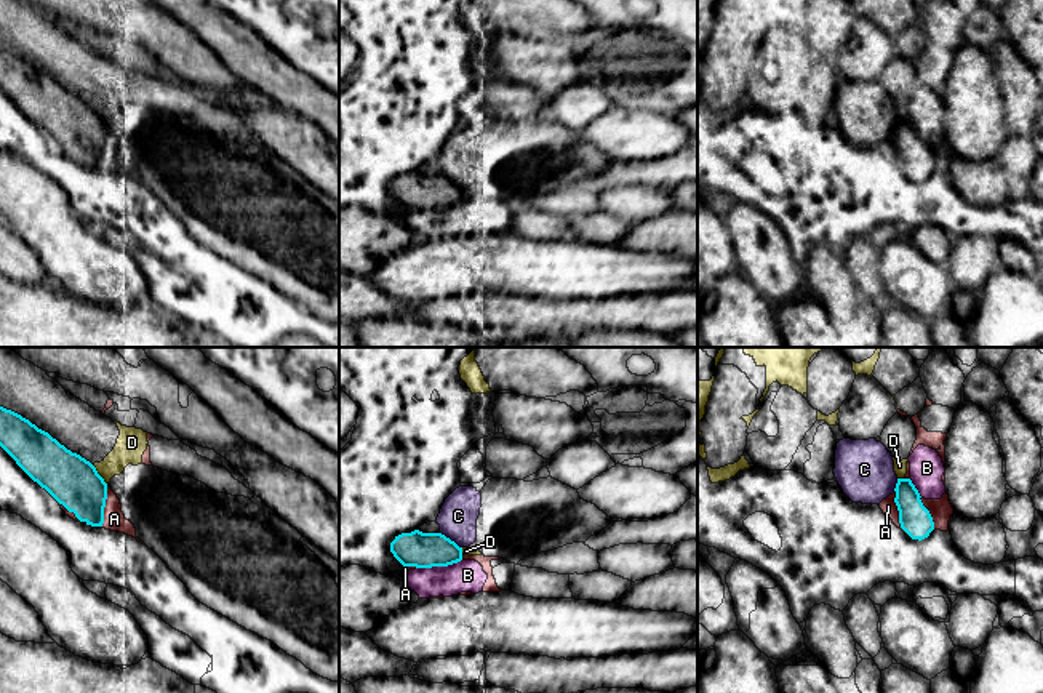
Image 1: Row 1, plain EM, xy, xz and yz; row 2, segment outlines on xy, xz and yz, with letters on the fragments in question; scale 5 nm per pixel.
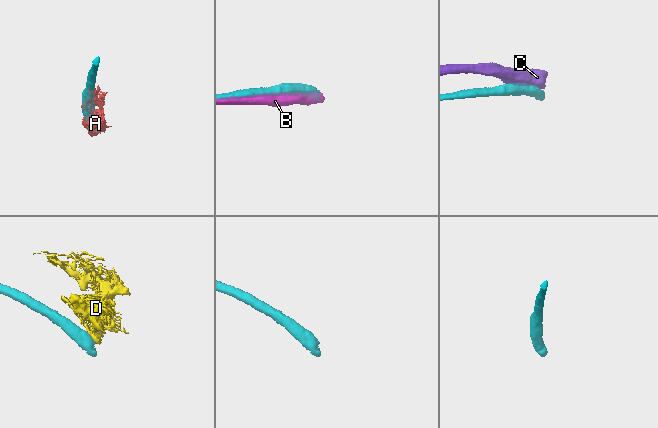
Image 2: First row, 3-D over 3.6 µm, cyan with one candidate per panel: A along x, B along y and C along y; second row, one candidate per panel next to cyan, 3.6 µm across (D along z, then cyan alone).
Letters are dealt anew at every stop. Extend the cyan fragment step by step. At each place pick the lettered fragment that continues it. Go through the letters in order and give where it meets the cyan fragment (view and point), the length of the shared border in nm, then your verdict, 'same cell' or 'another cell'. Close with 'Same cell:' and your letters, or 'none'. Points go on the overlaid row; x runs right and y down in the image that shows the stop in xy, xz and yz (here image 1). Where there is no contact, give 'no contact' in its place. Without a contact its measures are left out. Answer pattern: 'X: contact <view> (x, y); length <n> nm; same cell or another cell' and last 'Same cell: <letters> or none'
A: contact xy (104, 506); length 220 nm; same cell
B: contact xz (439, 565); length 240 nm; another cell
C: contact xz (450, 540); length 140 nm; another cell
D: contact xy (98, 474); length 130 nm; another cell
Same cell: A

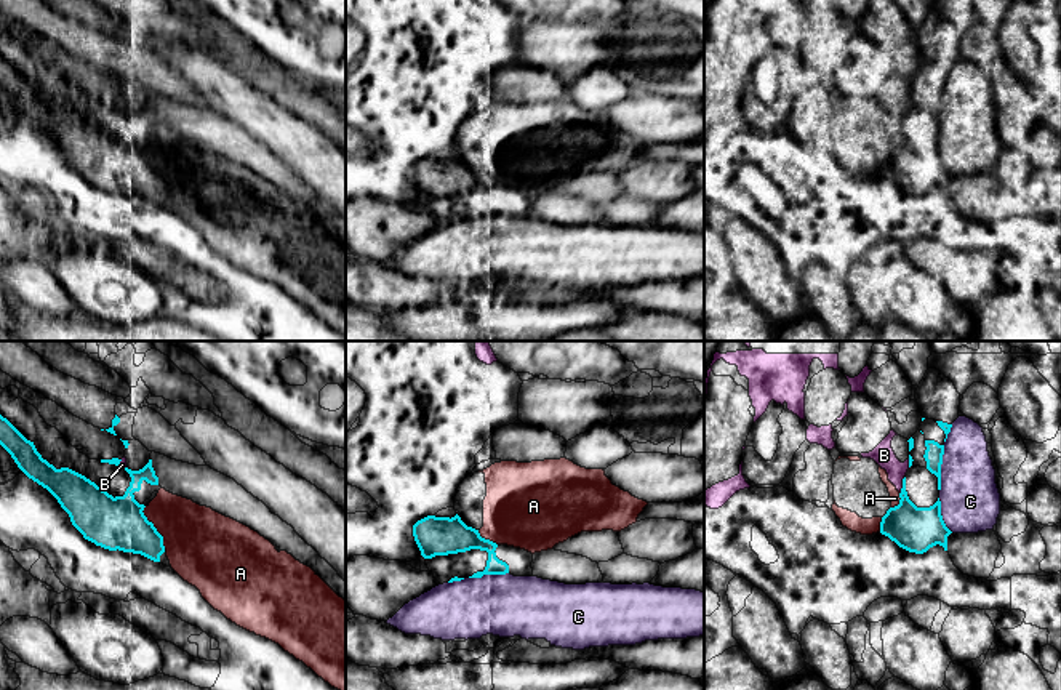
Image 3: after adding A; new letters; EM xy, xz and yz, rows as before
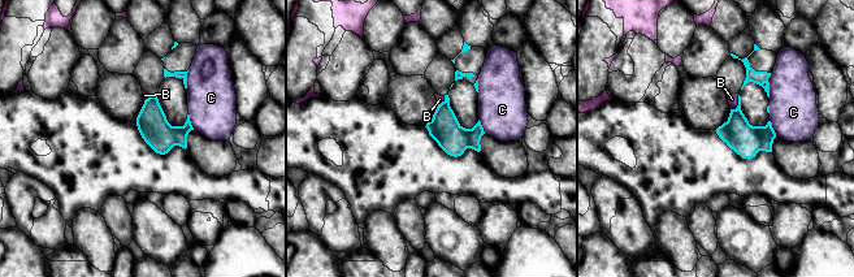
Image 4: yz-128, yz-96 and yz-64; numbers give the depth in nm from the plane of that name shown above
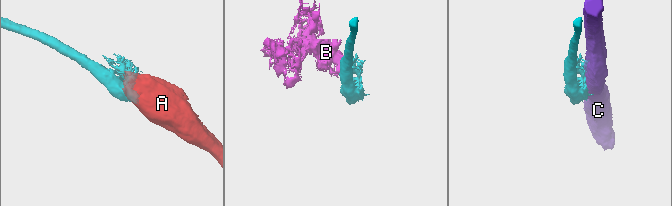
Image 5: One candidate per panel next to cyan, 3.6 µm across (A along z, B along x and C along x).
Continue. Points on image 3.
A: contact xy (154, 527); length 240 nm; another cell
B: contact yz (903, 485); length 90 nm; another cell
C: contact yz (940, 468); length 240 nm; another cell
Same cell: none

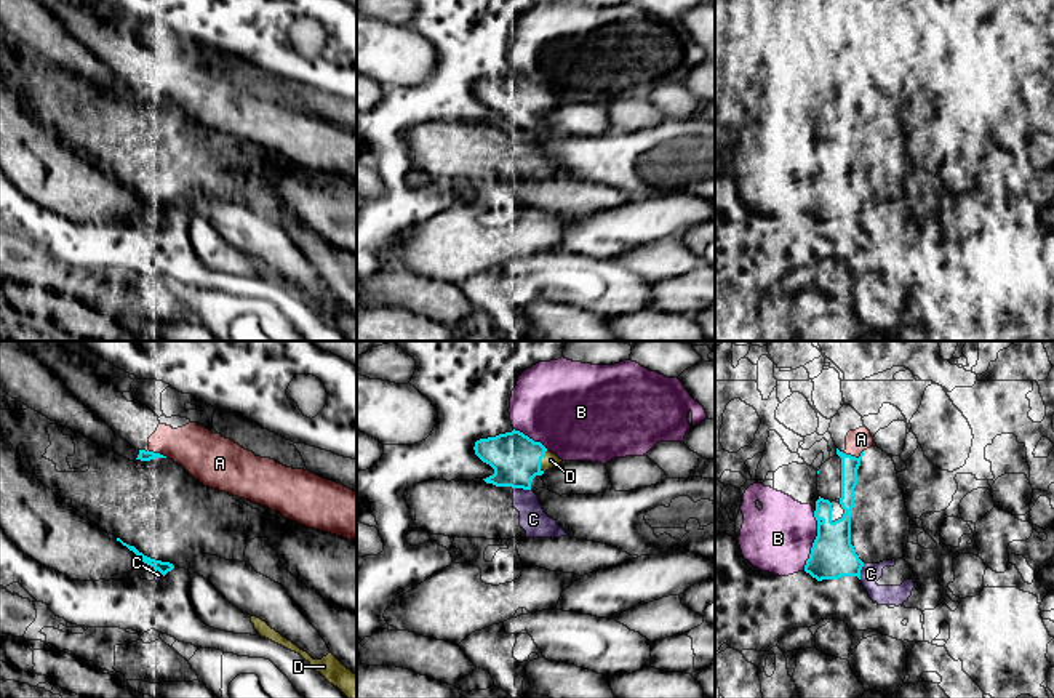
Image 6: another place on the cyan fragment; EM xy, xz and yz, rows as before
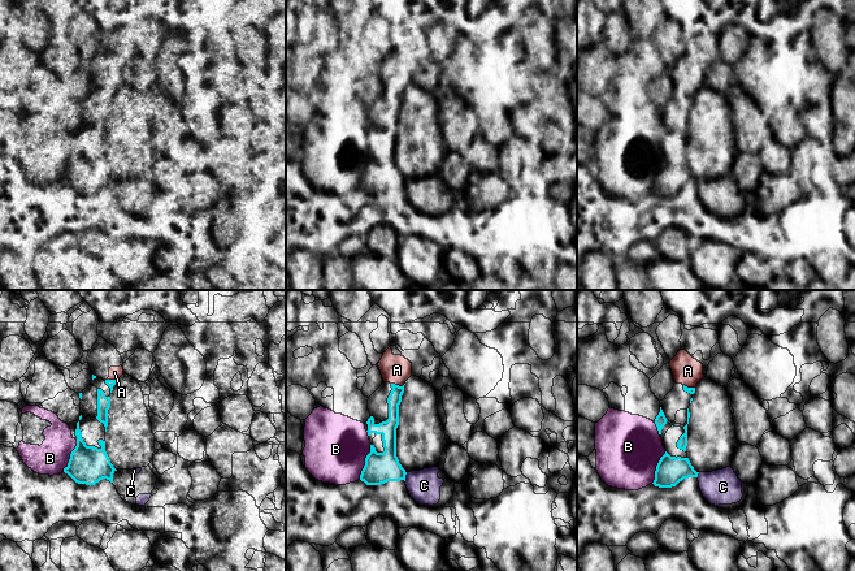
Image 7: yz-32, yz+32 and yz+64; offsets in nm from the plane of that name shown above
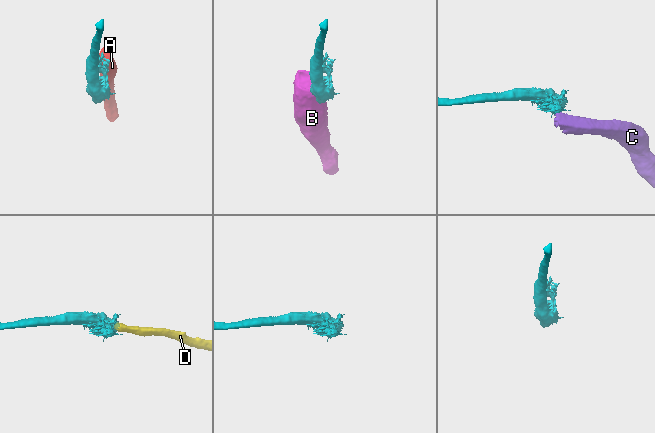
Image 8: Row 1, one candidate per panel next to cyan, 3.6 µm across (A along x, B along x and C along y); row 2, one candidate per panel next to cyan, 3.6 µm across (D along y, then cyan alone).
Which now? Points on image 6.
A: contact yz (853, 457); length 120 nm; another cell
B: contact yz (814, 541); length 300 nm; another cell
C: contact xz (522, 487); length 90 nm; another cell
D: contact xz (541, 460); length 120 nm; same cell
Same cell: D

